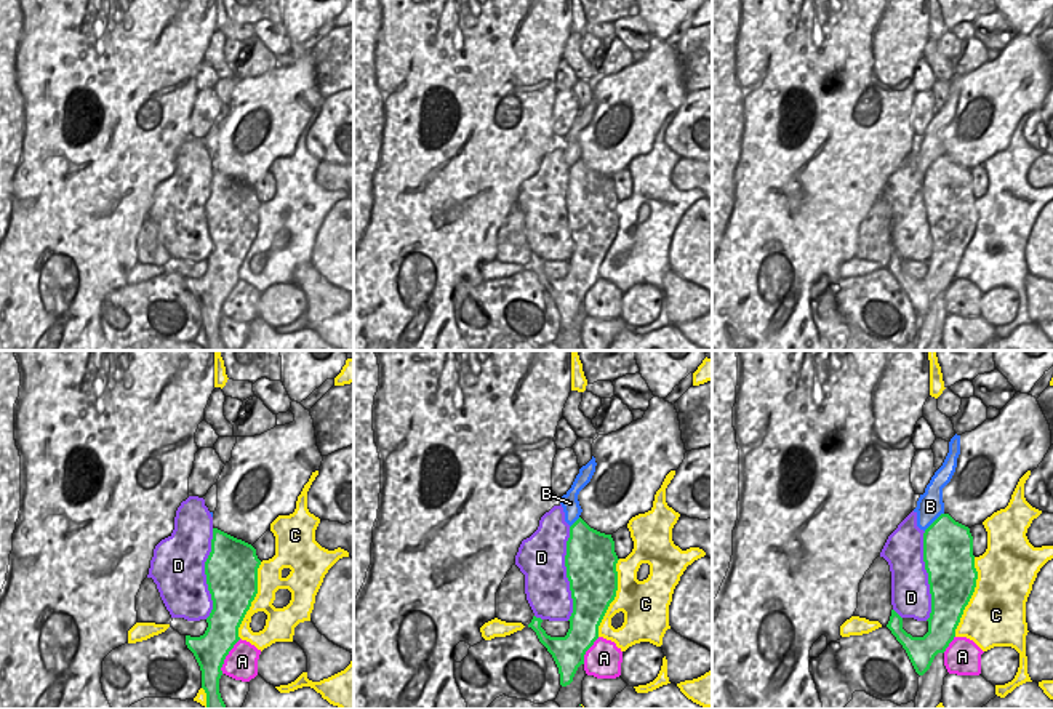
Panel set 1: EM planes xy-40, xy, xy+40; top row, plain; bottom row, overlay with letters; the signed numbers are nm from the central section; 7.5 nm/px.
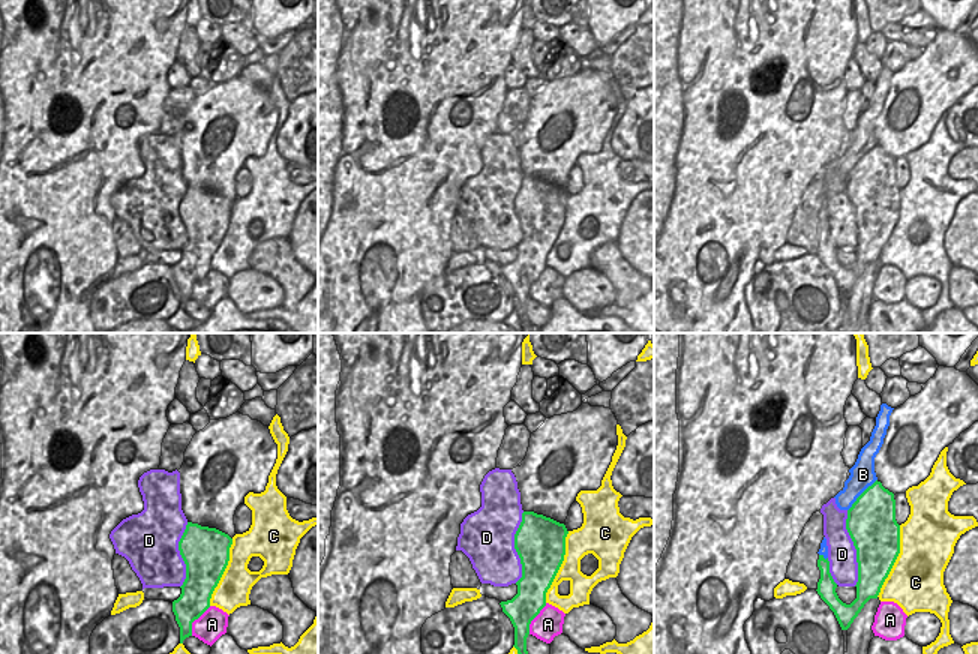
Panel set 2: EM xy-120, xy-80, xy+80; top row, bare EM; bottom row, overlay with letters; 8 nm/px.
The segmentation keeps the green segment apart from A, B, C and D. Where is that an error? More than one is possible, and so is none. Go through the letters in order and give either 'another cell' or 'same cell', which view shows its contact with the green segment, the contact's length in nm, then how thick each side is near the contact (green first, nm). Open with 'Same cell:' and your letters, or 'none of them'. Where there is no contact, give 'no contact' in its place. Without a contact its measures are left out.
Same cell: B
A: another cell; contact in xy-40; length 300 nm; calibres 260 and 240 nm
B: same cell; contact in xy+40; length 200 nm; calibres 380 and 200 nm
C: another cell; contact in xy+40; length 600 nm; calibres 360 and 460 nm
D: another cell; contact in xy; length 700 nm; calibres 380 and 360 nm

